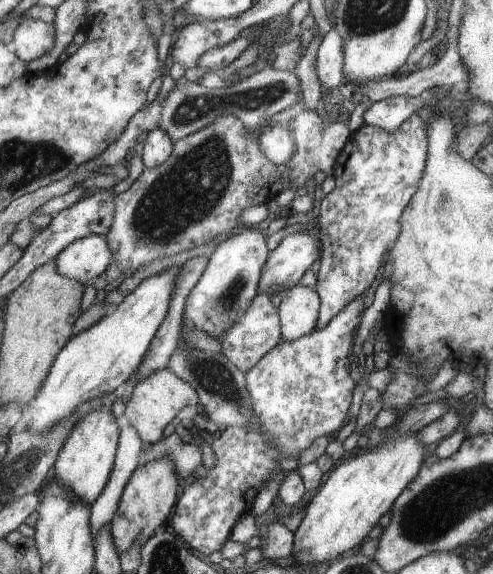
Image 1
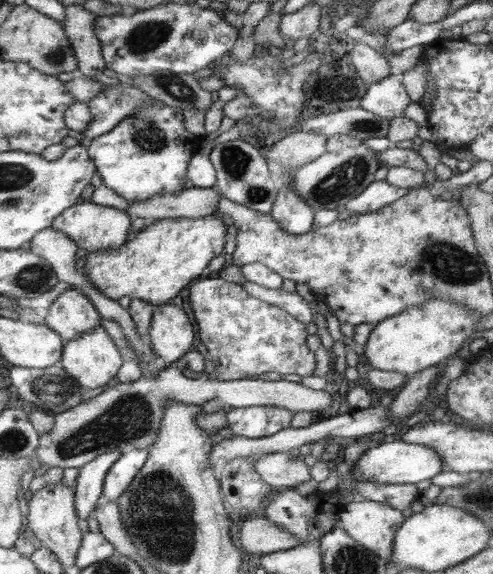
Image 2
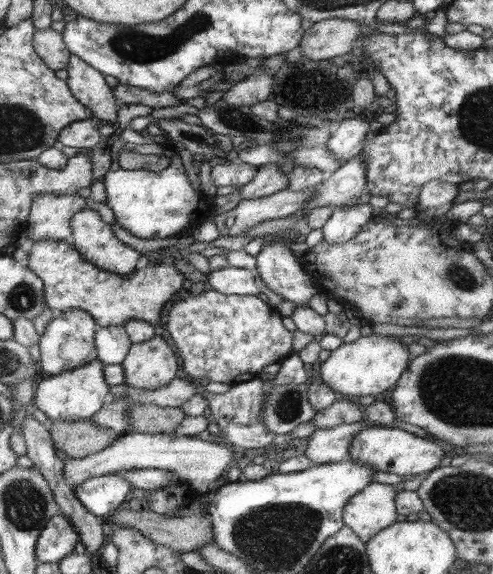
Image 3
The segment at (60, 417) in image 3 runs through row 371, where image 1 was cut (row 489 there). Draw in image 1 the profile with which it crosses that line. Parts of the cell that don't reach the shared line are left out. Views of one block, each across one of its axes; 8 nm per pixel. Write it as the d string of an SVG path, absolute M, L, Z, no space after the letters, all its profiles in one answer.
M98 408L88 412L84 418L76 422L72 432L68 434L63 449L60 450L59 457L56 459L52 468L52 476L60 480L60 484L82 498L86 506L92 506L98 497L102 496L103 490L107 486L108 476L111 476L114 454L119 448L121 426L118 426L114 414L110 408Z

